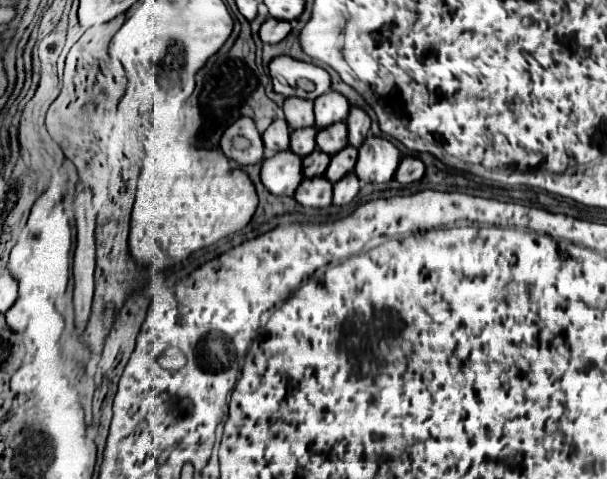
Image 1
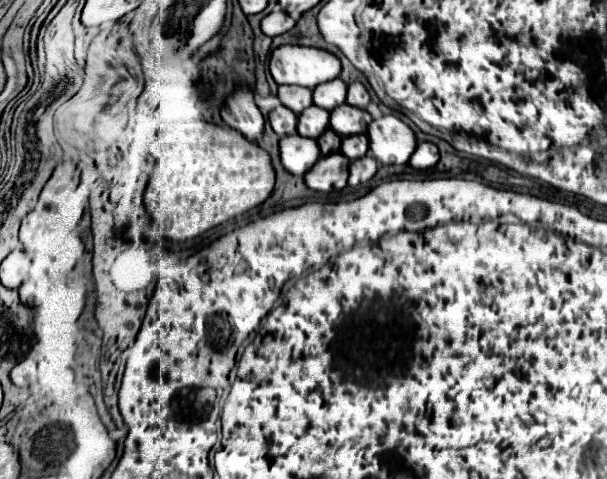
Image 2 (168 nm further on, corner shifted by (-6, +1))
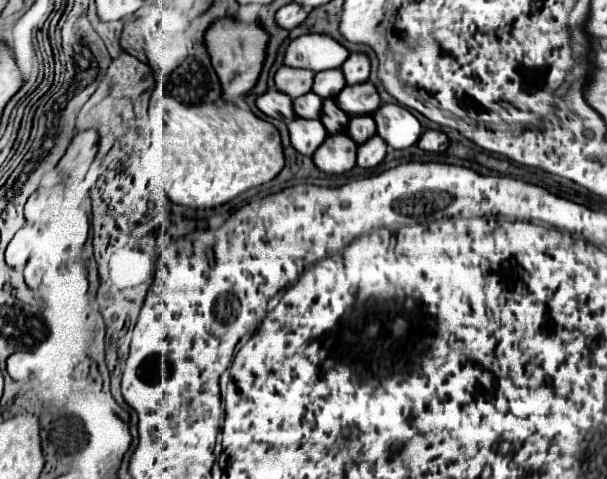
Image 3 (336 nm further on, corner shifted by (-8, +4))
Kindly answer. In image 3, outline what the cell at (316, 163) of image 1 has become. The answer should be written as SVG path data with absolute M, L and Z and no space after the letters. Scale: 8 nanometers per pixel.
M327 97L323 101L323 109L321 109L321 123L325 125L325 129L331 135L345 131L347 121L349 121L349 115L343 109L339 109L339 105L335 103L335 97Z

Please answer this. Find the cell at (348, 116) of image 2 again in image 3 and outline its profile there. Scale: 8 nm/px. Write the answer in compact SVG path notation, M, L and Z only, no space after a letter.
M359 83L345 87L337 97L337 105L349 115L371 115L379 107L381 99L373 83Z

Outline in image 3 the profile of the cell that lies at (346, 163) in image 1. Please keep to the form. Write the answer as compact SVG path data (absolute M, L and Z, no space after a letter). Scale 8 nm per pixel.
M353 115L347 123L347 133L357 141L357 143L363 143L367 141L369 137L375 135L375 121L371 115Z

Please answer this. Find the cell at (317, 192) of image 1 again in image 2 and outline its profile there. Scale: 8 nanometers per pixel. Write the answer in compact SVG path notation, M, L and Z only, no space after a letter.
M339 152L335 156L323 156L317 164L305 174L305 184L313 192L333 192L341 190L347 184L349 176L349 160Z

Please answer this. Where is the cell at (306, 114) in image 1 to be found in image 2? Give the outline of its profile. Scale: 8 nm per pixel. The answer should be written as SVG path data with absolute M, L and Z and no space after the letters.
M279 86L279 98L283 106L293 110L297 116L313 106L313 92L309 88L297 88L297 86Z

